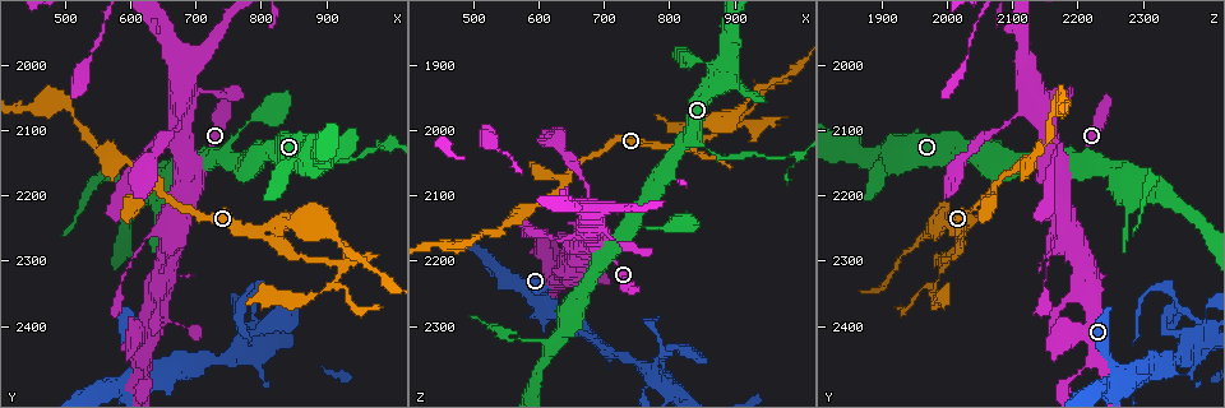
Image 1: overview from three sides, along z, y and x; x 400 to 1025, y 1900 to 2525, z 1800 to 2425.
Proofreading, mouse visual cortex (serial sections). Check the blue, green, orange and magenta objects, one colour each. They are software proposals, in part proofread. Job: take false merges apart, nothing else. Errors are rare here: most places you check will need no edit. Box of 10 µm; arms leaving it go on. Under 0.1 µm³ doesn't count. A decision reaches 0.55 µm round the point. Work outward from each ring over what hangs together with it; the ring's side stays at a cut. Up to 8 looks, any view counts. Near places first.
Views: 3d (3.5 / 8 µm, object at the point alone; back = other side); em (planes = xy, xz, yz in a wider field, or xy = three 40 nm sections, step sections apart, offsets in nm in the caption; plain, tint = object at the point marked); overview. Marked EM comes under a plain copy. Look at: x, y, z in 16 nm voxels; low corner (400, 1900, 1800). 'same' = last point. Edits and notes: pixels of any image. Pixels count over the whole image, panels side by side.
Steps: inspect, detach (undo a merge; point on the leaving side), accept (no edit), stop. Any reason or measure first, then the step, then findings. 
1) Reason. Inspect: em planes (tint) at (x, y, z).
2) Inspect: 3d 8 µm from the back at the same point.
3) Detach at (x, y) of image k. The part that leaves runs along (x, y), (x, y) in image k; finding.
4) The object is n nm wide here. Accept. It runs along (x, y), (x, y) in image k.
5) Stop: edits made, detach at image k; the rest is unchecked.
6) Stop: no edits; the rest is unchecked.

Side arm on a straight run. Inspect: 3d 3.5 µm at (805, 2255, 2025).

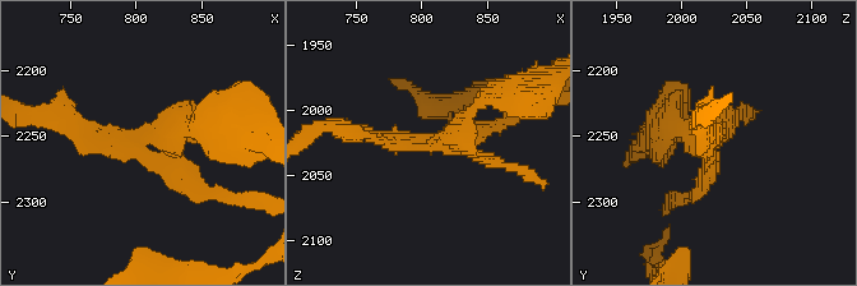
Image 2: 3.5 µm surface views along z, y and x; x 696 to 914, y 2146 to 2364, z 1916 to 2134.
Inspect: em planes (tint) at (800, 2256, 2028).

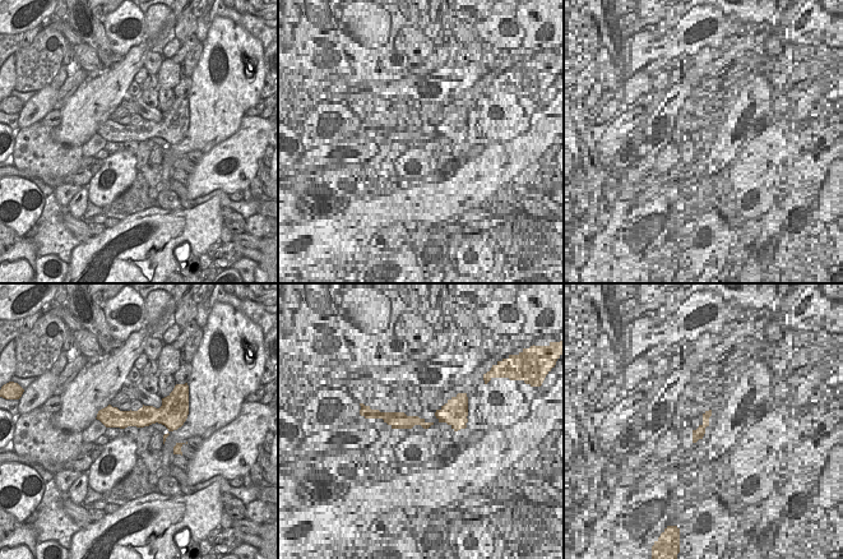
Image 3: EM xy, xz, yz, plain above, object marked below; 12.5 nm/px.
Cut it another way. Inspect: em xy step 3 (tint) at the same point.

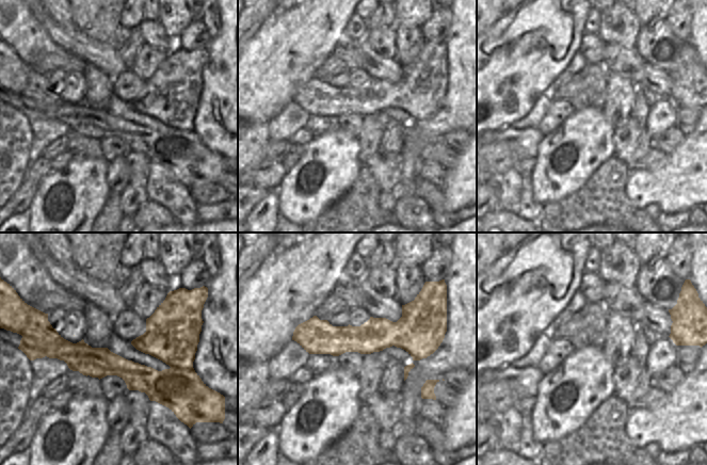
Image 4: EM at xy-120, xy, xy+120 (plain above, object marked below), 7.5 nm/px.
Accept. It runs along (180, 322), (164, 375), (49, 353) in image 4; all the same cell.

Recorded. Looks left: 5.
Inspect: 3d 8 µm at (645, 2190, 2065).

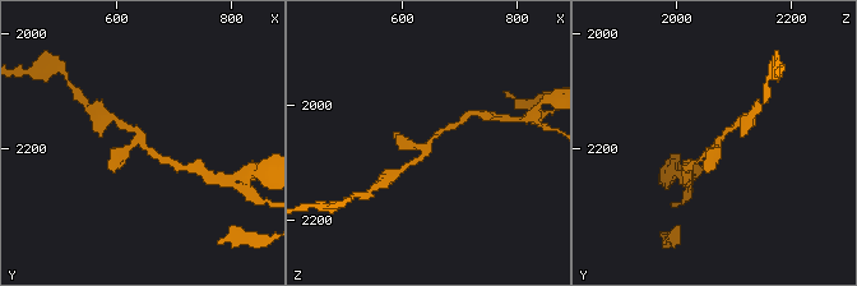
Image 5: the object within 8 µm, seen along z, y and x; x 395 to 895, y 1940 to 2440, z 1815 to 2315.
Zoom in. Inspect: 3d 3.5 µm at the same point.

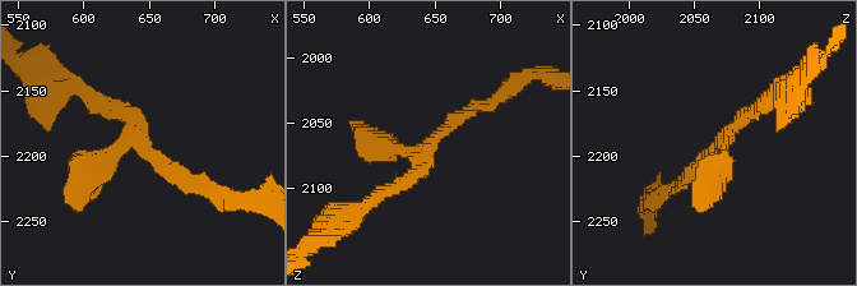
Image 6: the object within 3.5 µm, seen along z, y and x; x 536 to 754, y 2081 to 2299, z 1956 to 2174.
Inspect: em xy step 3 (tint) at (644, 2188, 2068).

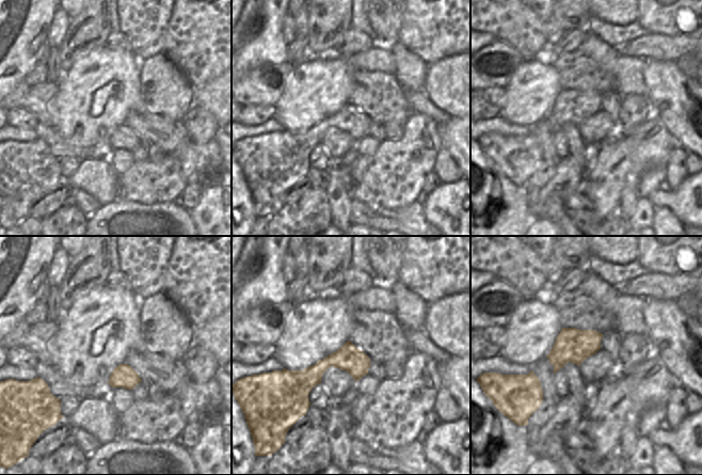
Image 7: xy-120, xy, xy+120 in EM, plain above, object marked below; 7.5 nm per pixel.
Accept. It runs along (367, 361), (283, 374) in image 7; continuous, no second cell.

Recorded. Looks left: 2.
Narrows sharply. Inspect: em xy step 2 (tint) at (910, 2335, 1980).

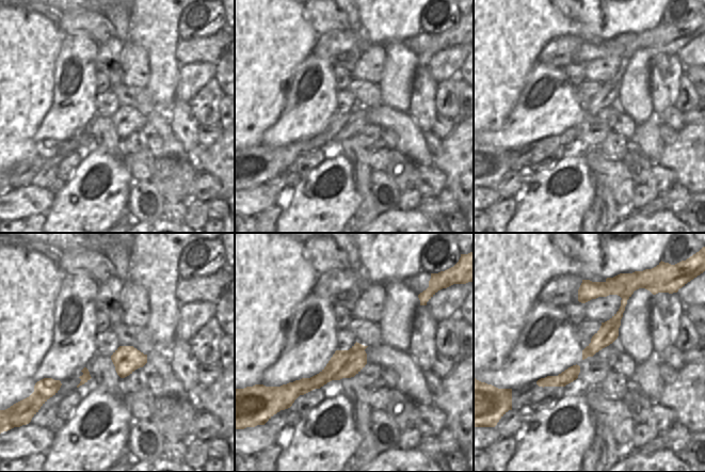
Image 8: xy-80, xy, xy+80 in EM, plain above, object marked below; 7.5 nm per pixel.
Inspect: 3d 3.5 µm at the same point.

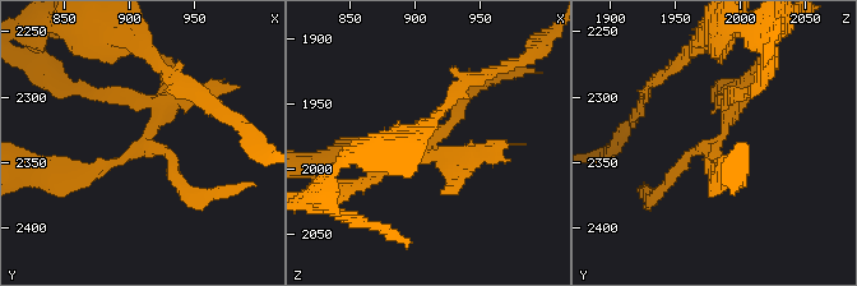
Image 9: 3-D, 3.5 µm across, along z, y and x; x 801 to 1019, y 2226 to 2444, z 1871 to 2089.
Accept. It runs along (732, 97), (712, 164), (722, 176) in image 9; all the same cell.

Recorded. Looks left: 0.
Stop: no edits; the rest is unchecked.

